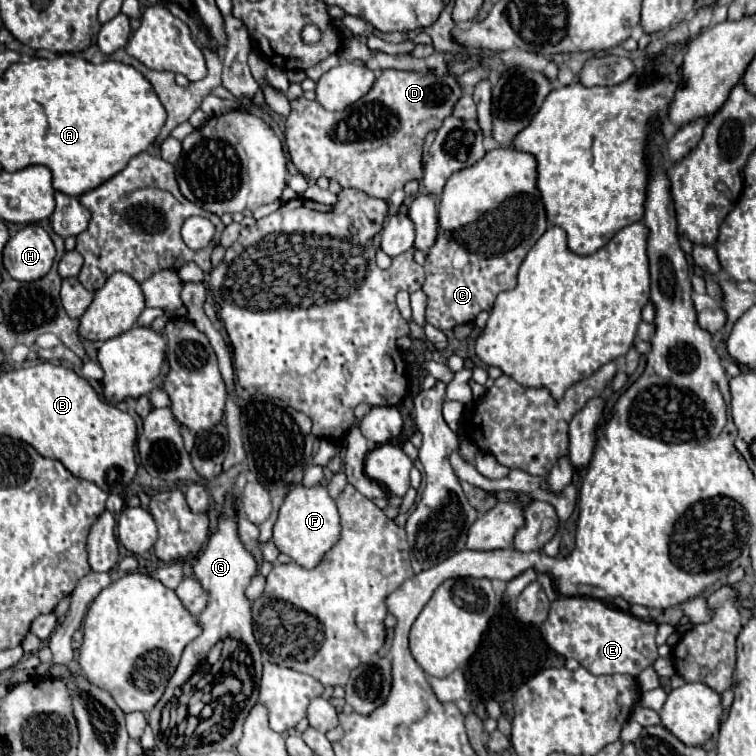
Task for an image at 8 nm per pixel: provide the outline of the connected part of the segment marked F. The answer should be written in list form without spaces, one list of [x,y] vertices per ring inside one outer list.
[[[297,485],[283,501],[279,509],[279,519],[273,527],[273,543],[277,549],[285,555],[289,555],[297,565],[305,569],[317,567],[327,551],[339,541],[341,525],[339,525],[339,513],[335,507],[335,501],[329,497],[325,485],[317,487],[303,487]]]

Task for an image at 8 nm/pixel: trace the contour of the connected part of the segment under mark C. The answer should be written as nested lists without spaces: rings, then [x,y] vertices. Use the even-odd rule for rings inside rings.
[[[499,147],[489,151],[475,165],[457,171],[449,177],[439,207],[439,237],[431,247],[425,261],[423,291],[429,297],[427,323],[437,329],[453,329],[457,325],[473,323],[477,313],[491,311],[495,297],[501,291],[509,291],[517,283],[517,269],[523,263],[527,251],[547,231],[547,213],[537,189],[537,159],[531,153],[523,153],[511,147]],[[467,247],[469,261],[459,269],[453,265],[455,251]]]

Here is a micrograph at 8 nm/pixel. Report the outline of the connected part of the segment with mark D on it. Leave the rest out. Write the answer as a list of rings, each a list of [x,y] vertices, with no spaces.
[[[385,69],[385,71],[377,77],[373,89],[371,89],[363,99],[359,99],[359,103],[353,103],[351,107],[347,107],[347,109],[343,109],[343,111],[331,113],[331,111],[323,109],[317,101],[307,101],[305,97],[291,101],[291,115],[287,117],[285,145],[287,145],[287,151],[289,151],[289,155],[291,155],[291,161],[295,163],[295,167],[299,169],[299,173],[303,173],[307,179],[313,179],[313,181],[315,181],[317,177],[325,175],[327,179],[335,179],[341,187],[355,187],[355,189],[367,191],[367,195],[375,195],[375,197],[381,197],[381,199],[389,199],[391,193],[393,193],[395,189],[403,189],[407,181],[411,181],[411,179],[417,179],[417,181],[419,181],[419,179],[423,177],[423,163],[421,163],[421,159],[423,159],[423,143],[425,143],[425,137],[427,137],[429,131],[437,131],[437,129],[441,127],[443,119],[451,115],[451,111],[453,111],[455,103],[461,99],[461,95],[463,95],[463,89],[461,89],[461,85],[459,85],[459,81],[457,81],[457,75],[453,75],[453,73],[445,73],[445,75],[439,77],[439,75],[435,75],[435,73],[417,73],[417,71]]]

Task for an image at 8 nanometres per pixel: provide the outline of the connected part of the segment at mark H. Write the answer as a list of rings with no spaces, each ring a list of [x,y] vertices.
[[[27,225],[13,235],[3,251],[3,263],[17,281],[37,281],[51,269],[55,245],[41,225]]]

